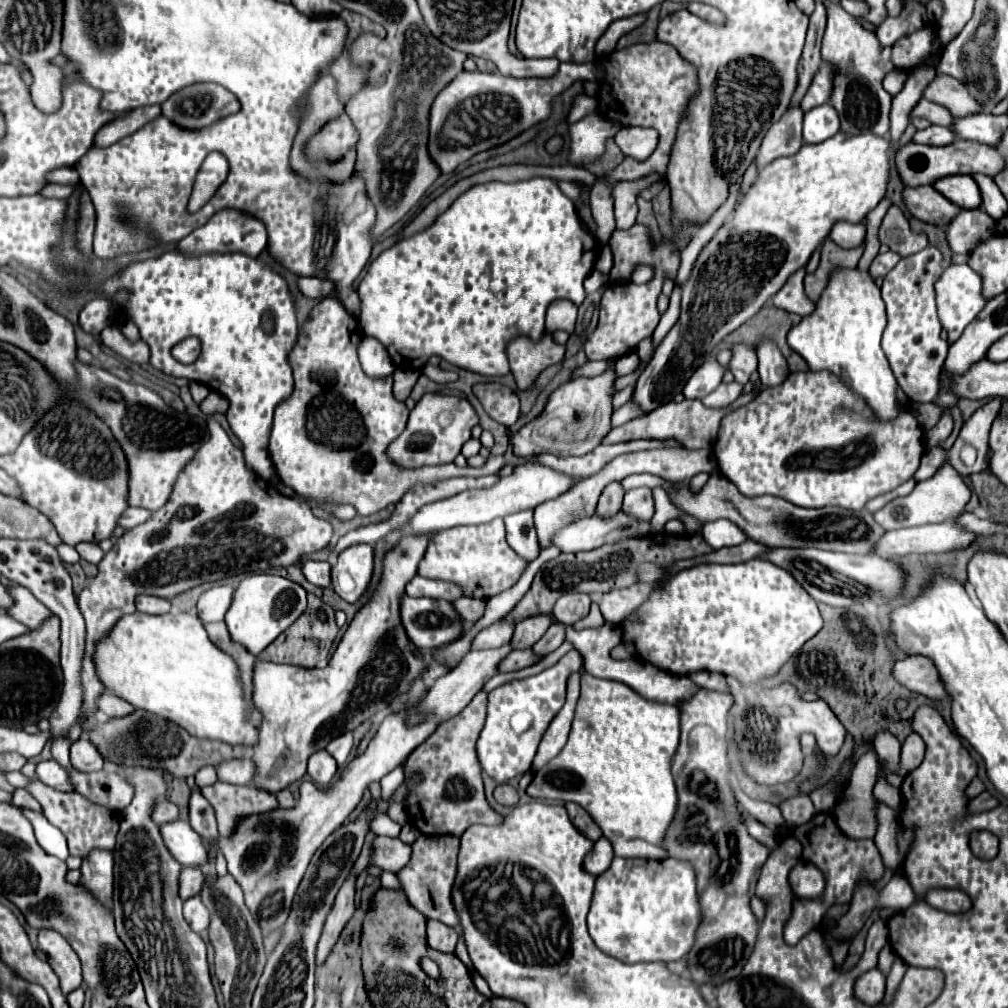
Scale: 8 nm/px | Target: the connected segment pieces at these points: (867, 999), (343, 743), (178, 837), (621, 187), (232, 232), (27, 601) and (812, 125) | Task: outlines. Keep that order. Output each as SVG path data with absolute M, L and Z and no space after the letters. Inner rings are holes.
M879 968L865 972L855 982L855 994L865 1004L871 1004L871 1006L879 1004L883 1000L883 994L885 994L885 974Z
M347 732L347 734L343 734L343 736L337 736L337 738L331 740L331 744L327 746L327 752L337 760L339 768L343 768L343 766L347 764L347 758L349 758L351 750L353 750L353 736L351 736L351 732Z
M175 820L171 824L161 824L163 840L177 862L191 868L203 868L207 864L207 848L201 836L189 826L189 822Z
M651 176L651 180L617 182L615 186L611 186L611 194L615 200L615 220L619 230L627 230L635 224L635 216L637 216L635 198L643 188L651 186L653 182L659 182L659 176Z
M223 208L219 210L207 224L195 228L189 236L185 236L177 248L181 252L187 252L187 254L203 254L203 252L245 252L249 256L259 256L261 250L267 246L267 228L265 224L243 212L243 210L235 210L235 208ZM247 234L253 234L253 236L247 236Z
M13 586L11 594L15 596L15 608L11 608L11 616L17 620L23 620L31 630L39 628L45 620L49 620L53 614L49 608L45 608L27 588Z
M831 104L815 106L809 112L805 112L805 122L803 122L803 140L807 144L819 144L831 138L833 134L839 132L839 114Z

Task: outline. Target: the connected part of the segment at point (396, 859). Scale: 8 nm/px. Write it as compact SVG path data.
M379 836L375 840L375 850L371 862L387 872L399 872L411 860L411 846L403 844L399 838Z

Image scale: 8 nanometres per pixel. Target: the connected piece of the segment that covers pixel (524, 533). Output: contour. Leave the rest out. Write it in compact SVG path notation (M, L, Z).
M523 510L515 512L503 518L507 526L507 542L509 546L523 558L523 562L531 564L539 552L541 544L535 532L535 522L533 522L533 510Z

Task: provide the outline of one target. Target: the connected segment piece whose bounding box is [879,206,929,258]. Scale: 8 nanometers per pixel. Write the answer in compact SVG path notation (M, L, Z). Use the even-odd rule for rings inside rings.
M891 206L879 226L879 242L887 244L889 250L897 252L899 256L911 256L923 250L929 242L925 234L913 234L907 216L901 208Z

